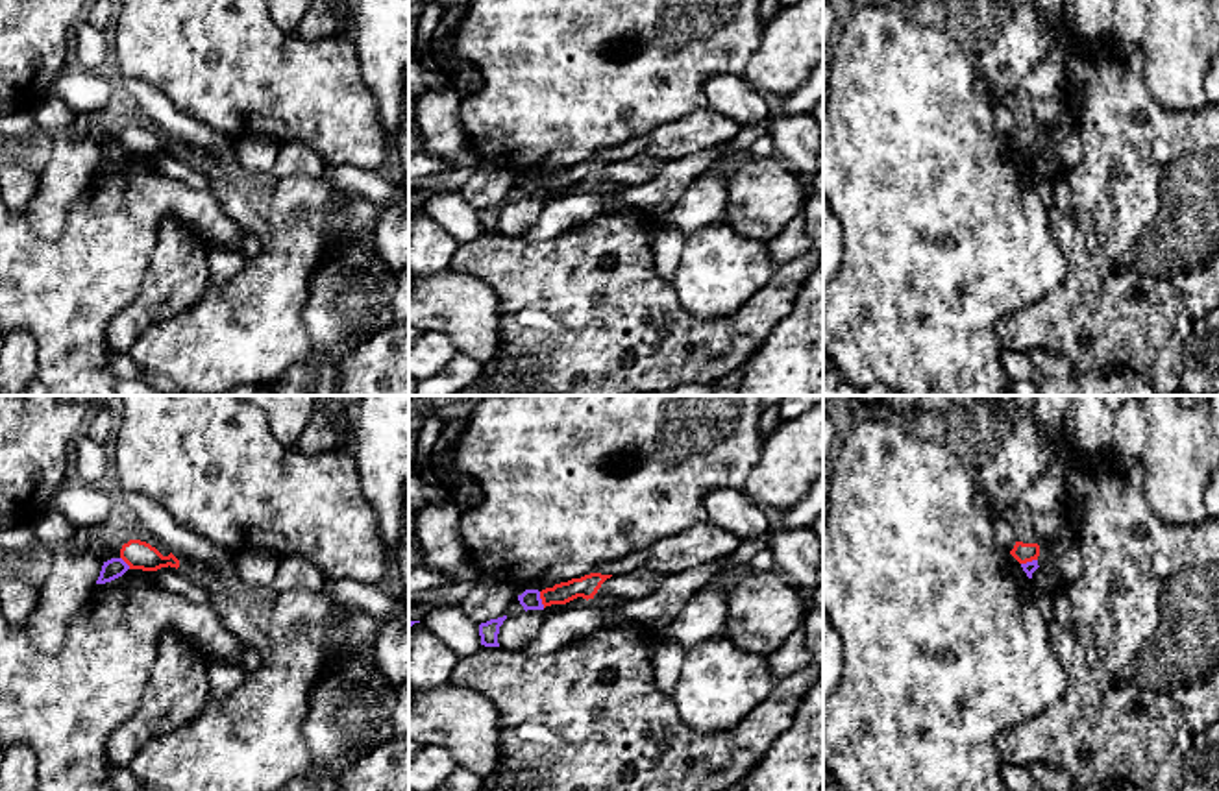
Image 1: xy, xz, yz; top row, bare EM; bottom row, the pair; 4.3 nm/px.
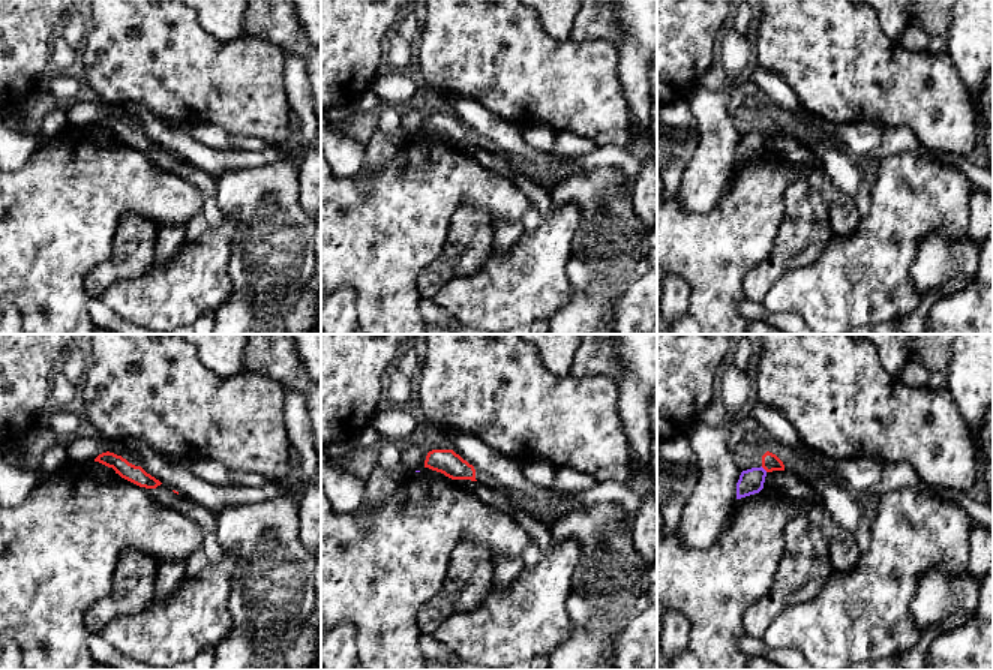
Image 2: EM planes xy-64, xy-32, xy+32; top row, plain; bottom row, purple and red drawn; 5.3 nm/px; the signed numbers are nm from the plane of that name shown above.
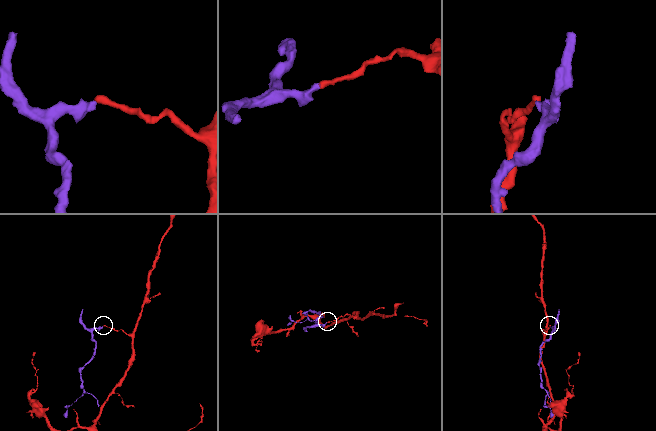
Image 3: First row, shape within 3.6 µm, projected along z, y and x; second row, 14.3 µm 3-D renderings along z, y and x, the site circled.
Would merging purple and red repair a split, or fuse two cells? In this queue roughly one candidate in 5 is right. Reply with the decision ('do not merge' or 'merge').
do not merge

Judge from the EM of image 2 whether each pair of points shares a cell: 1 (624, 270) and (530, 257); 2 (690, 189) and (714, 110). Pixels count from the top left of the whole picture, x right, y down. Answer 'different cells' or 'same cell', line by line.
1: different cells
2: same cell

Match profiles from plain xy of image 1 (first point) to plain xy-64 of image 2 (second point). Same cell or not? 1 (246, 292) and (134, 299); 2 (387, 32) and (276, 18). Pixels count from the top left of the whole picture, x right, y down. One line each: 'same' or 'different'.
1: same
2: different

